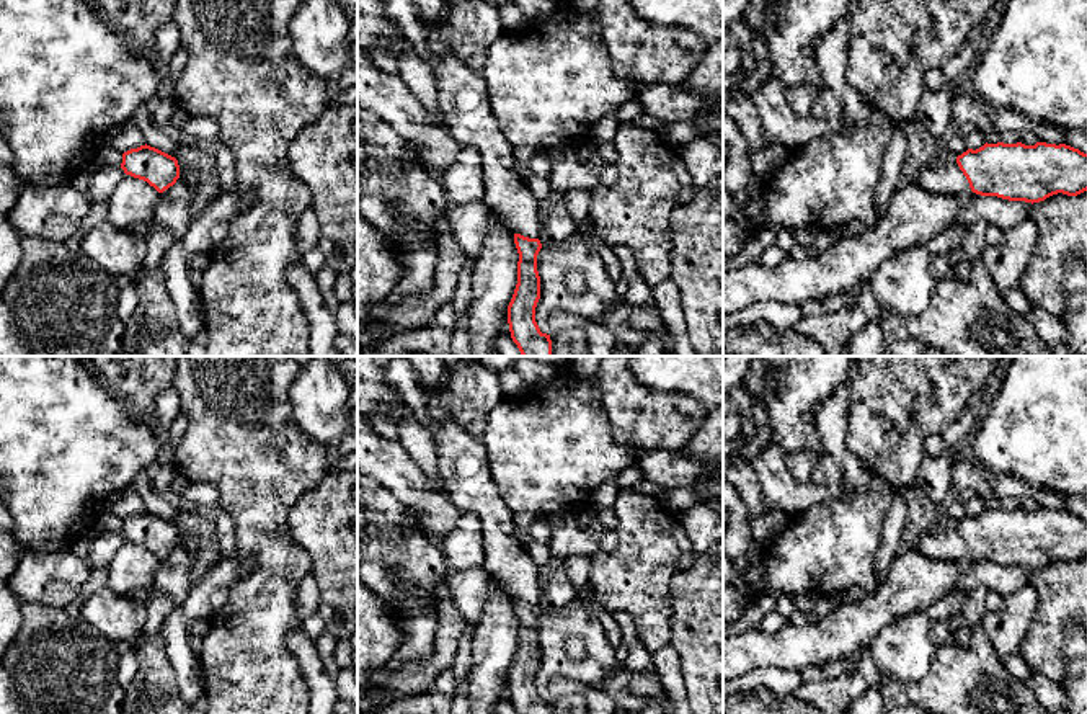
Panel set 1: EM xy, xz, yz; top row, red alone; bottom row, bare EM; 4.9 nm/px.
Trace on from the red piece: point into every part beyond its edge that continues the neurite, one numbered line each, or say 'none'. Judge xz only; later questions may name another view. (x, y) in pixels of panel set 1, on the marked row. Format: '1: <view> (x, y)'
1: xz (462, 93)

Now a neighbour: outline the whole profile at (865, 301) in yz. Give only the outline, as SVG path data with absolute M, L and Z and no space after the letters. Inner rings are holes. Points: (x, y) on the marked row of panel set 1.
M865 286L859 294L857 294L857 306L865 312L870 322L880 322L881 319L881 306L878 301L873 297L872 288Z

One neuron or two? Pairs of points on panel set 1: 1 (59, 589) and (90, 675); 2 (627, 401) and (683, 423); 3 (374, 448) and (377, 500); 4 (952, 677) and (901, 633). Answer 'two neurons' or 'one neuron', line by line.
1: two neurons
2: one neuron
3: two neurons
4: two neurons

